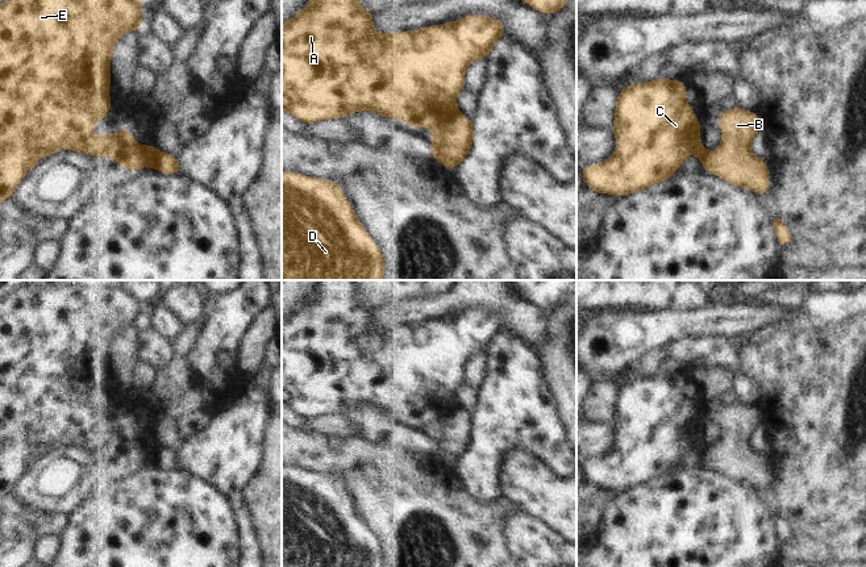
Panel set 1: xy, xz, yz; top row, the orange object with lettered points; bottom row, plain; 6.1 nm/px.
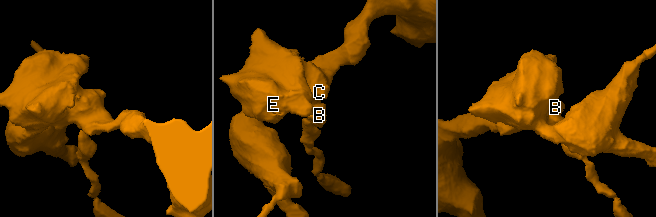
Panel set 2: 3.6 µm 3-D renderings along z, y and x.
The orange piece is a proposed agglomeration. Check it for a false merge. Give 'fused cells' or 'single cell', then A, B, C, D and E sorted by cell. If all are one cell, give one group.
fused cells; groups A C D E / B

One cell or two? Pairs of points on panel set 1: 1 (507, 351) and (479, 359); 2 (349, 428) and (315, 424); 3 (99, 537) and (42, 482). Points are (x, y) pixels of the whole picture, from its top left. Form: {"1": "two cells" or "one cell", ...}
{"1": "two cells", "2": "one cell", "3": "two cells"}

